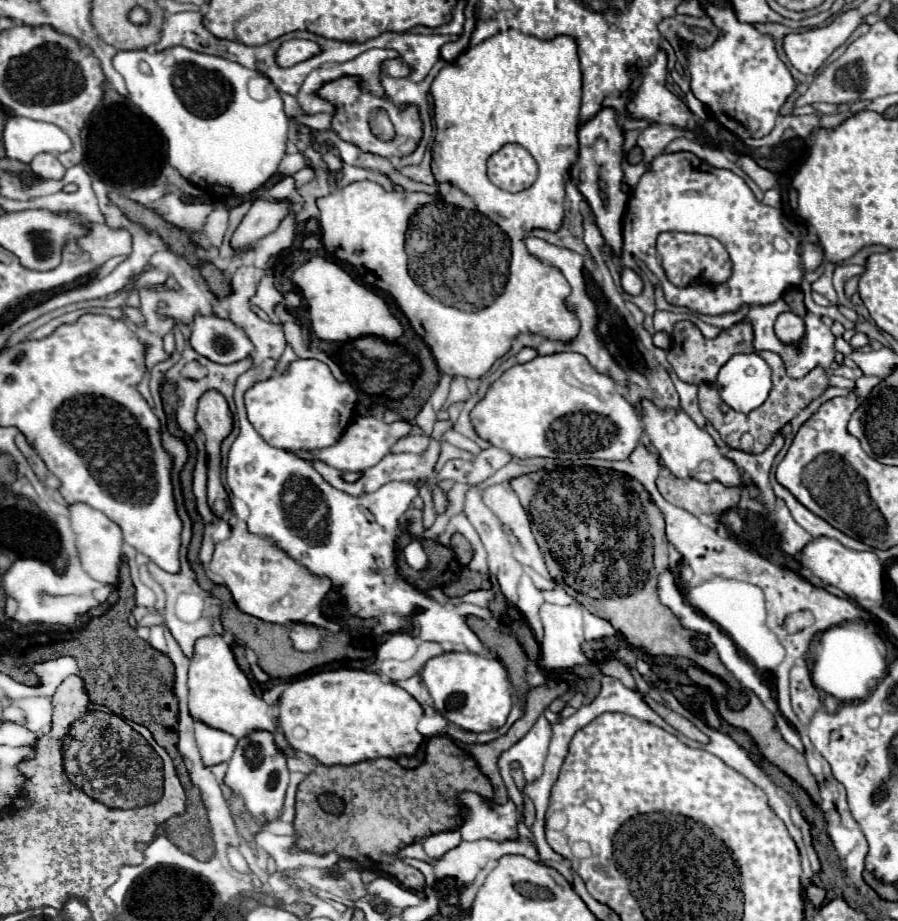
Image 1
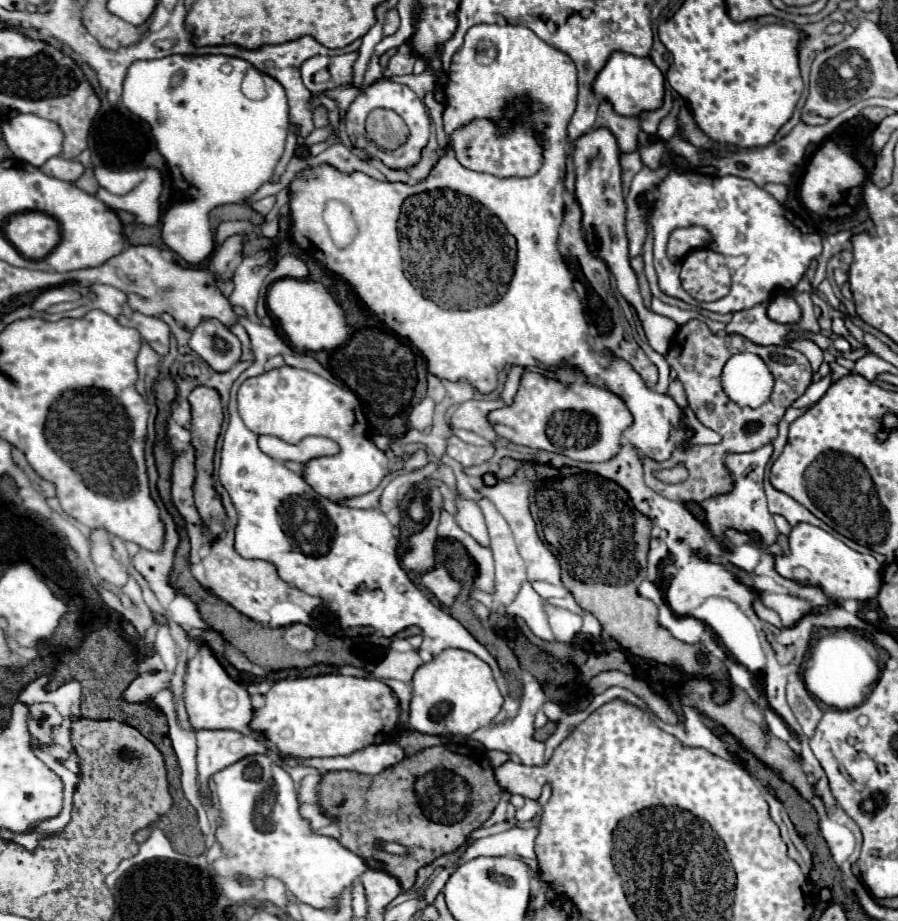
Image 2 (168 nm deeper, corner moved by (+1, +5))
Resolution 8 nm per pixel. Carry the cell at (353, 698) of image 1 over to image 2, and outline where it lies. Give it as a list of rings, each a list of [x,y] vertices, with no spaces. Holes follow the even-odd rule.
[[[324,674],[276,681],[264,695],[266,703],[254,711],[250,727],[264,731],[272,745],[294,757],[352,755],[368,745],[392,741],[398,735],[400,699],[380,679]]]

